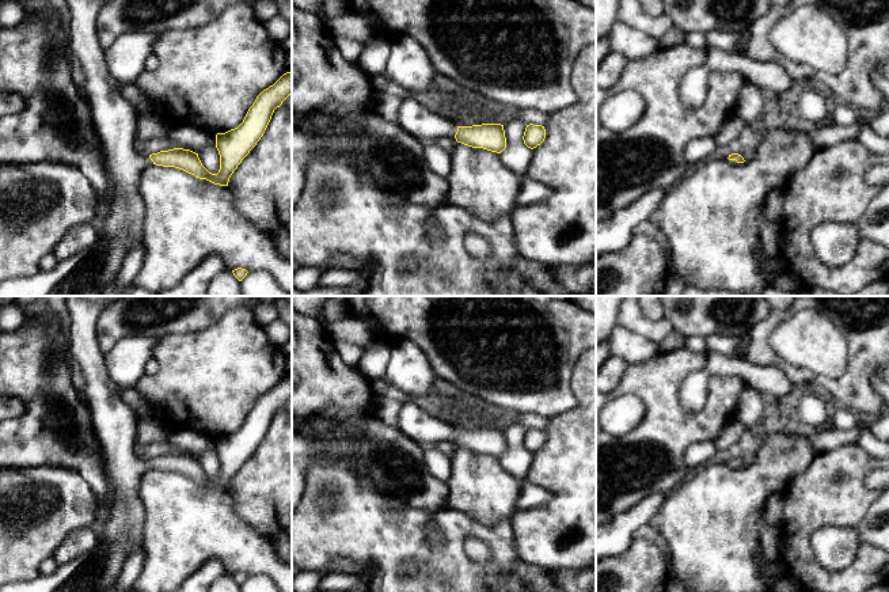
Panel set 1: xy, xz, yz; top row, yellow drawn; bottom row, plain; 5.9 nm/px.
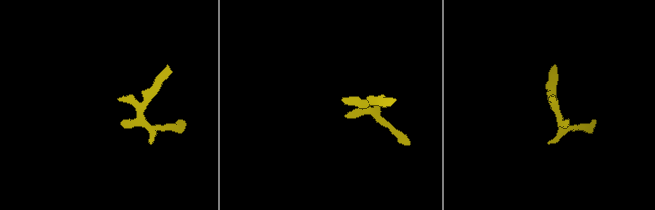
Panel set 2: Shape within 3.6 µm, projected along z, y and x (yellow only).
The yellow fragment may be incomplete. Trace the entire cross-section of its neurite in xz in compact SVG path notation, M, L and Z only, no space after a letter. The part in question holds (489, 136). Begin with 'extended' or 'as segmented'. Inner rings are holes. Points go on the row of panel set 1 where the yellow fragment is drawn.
extended; M413 96L403 99L398 124L423 144L434 143L442 137L455 137L457 143L464 145L483 148L497 153L501 153L506 148L504 125L482 124L456 126L442 115L429 110Z

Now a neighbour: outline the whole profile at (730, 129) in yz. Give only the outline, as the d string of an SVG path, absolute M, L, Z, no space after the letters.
M734 113L721 126L714 136L717 147L727 147L738 138L745 122Z

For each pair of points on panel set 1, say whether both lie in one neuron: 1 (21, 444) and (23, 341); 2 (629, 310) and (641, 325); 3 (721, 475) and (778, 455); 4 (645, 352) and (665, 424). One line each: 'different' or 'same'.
1: same
2: same
3: same
4: different

